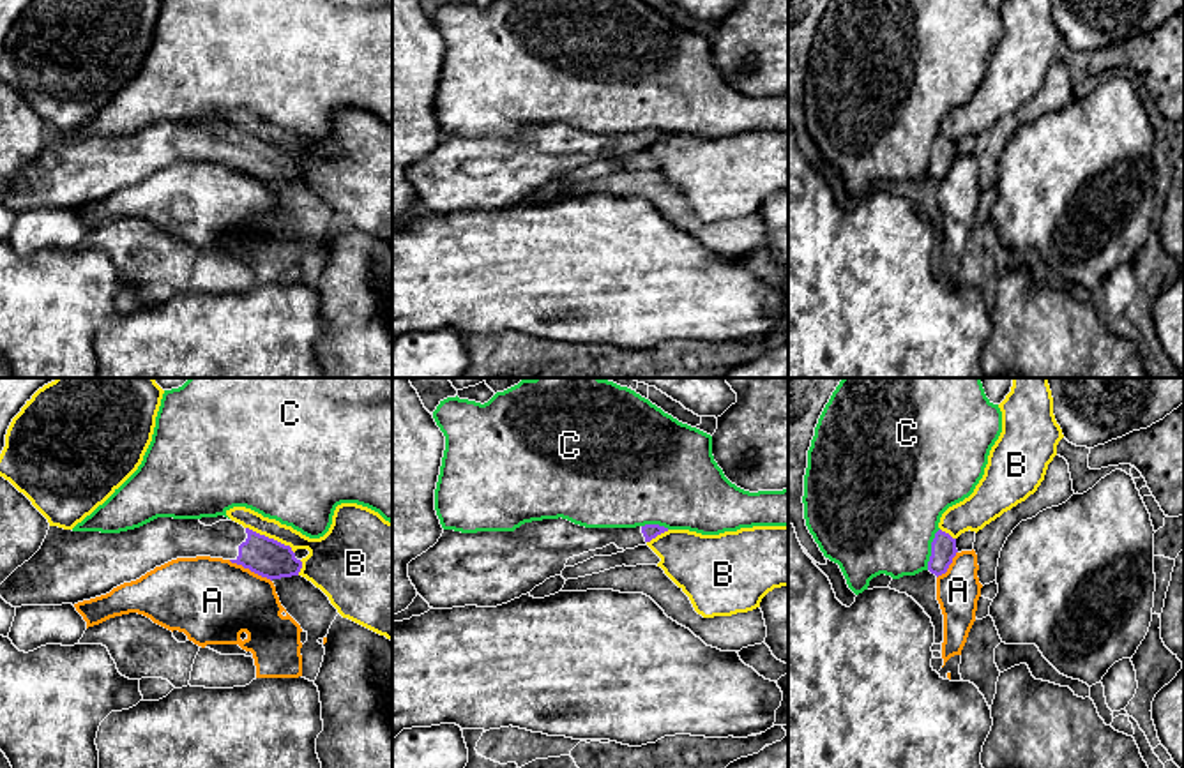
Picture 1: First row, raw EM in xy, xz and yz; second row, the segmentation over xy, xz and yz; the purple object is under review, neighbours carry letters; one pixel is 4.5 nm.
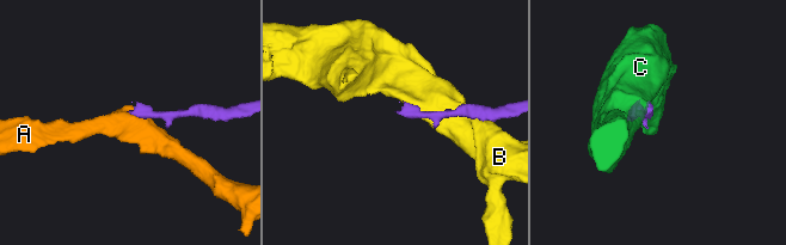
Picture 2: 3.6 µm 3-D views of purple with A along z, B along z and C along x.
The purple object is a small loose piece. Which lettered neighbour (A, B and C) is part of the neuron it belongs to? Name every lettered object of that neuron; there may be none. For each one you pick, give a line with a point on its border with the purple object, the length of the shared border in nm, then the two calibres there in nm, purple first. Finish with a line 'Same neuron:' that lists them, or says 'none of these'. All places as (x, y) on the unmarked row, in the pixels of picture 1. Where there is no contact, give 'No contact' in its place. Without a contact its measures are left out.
Same neuron: none of these

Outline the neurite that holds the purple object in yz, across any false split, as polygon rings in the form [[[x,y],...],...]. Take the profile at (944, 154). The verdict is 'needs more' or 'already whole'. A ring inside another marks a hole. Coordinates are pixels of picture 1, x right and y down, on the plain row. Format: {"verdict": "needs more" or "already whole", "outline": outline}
{"verdict": "already whole", "outline": [[[938,134],[931,147],[931,161],[928,166],[928,175],[935,178],[937,182],[945,178],[956,157],[958,157],[956,143]]]}

